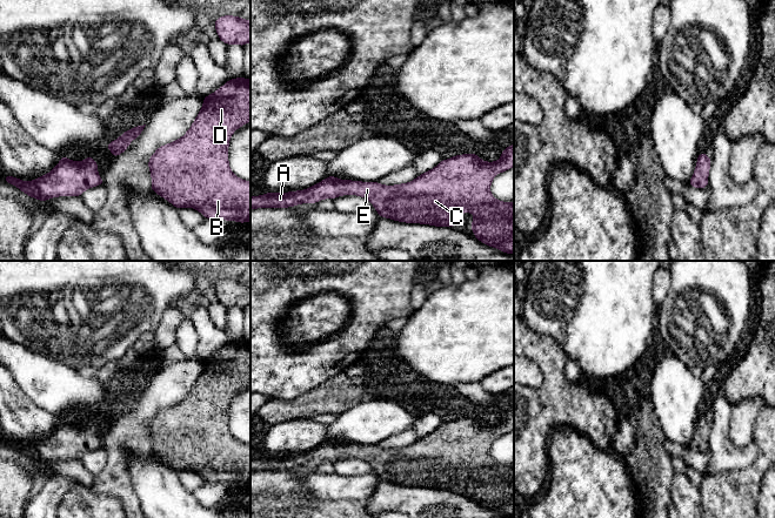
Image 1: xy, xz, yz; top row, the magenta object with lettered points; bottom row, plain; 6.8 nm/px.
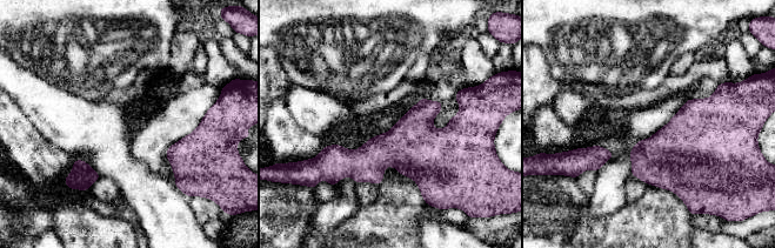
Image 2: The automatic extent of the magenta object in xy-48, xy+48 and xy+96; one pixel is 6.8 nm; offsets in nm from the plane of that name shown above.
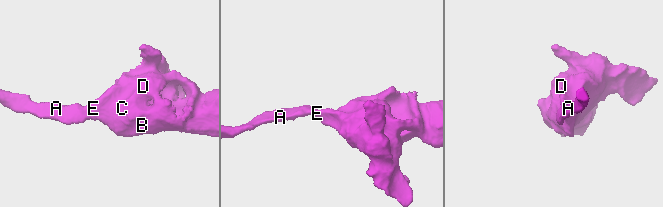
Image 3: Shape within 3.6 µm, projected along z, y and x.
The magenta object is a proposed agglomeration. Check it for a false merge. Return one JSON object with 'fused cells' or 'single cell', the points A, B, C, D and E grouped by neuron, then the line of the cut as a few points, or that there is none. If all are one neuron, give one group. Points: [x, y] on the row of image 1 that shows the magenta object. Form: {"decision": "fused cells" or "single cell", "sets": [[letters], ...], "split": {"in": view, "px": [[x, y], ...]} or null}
{"decision": "single cell", "sets": [["A", "B", "C", "D", "E"]], "split": null}

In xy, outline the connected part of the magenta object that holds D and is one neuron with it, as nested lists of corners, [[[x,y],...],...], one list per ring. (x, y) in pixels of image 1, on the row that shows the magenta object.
[[[231,79],[213,94],[203,97],[203,106],[188,132],[179,140],[159,147],[148,161],[152,175],[151,189],[178,209],[198,209],[206,218],[245,223],[250,221],[250,182],[236,177],[228,163],[228,144],[232,134],[250,121],[250,80]]]

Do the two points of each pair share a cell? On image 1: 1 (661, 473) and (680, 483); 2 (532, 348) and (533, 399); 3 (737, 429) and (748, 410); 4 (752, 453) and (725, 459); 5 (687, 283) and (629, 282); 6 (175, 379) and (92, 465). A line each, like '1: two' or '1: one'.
1: two
2: one
3: one
4: one
5: two
6: two

